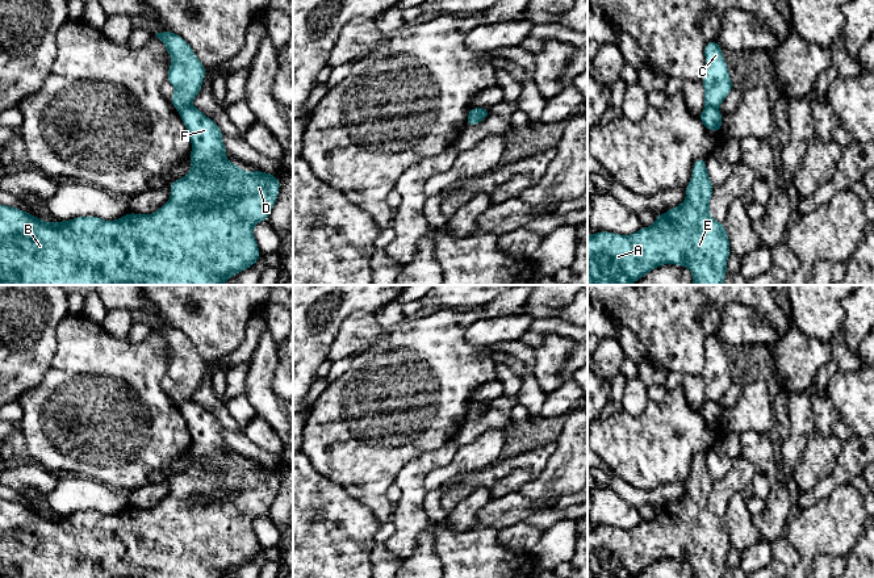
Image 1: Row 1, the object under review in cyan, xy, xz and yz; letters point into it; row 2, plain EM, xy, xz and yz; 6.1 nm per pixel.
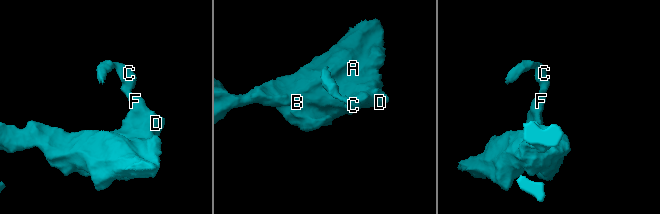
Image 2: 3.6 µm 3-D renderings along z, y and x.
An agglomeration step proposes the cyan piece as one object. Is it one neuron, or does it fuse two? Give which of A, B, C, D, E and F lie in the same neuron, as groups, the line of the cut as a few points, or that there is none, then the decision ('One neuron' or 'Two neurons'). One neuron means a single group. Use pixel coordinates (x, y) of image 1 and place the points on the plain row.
Groups: A B D E F / C. Split along xy (191, 398), (179, 405). Two neurons

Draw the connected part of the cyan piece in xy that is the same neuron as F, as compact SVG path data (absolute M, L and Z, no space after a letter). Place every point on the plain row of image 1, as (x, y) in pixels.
M193 399L179 405L180 412L187 420L192 437L191 465L181 473L173 474L171 481L171 493L152 508L127 507L126 510L105 515L95 510L76 511L70 515L46 516L39 512L0 498L0 578L225 578L234 569L248 564L260 552L260 545L254 531L254 520L260 515L268 515L272 502L280 485L280 474L259 464L247 466L231 457L225 448L227 447L218 419Z

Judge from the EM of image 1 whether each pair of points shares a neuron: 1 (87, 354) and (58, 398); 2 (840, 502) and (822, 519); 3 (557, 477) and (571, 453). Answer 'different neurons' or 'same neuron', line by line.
1: same neuron
2: same neuron
3: same neuron

